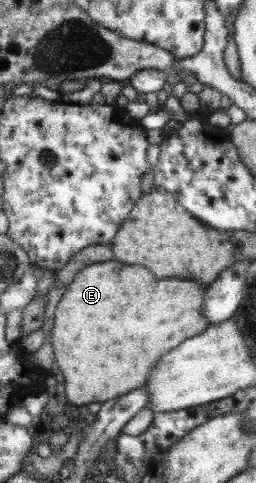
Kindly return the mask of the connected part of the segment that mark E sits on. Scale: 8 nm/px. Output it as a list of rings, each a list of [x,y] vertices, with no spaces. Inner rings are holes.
[[[117,261],[93,263],[93,265],[89,265],[89,267],[85,267],[83,271],[79,271],[75,274],[73,283],[67,285],[67,289],[64,289],[64,291],[65,293],[61,295],[54,310],[53,326],[50,330],[50,343],[55,363],[57,363],[57,369],[61,371],[61,375],[63,375],[61,386],[64,388],[65,399],[76,406],[90,405],[95,408],[104,401],[117,397],[117,395],[122,396],[129,393],[131,389],[135,389],[135,387],[141,387],[143,383],[146,383],[145,377],[147,377],[151,365],[153,365],[163,353],[167,353],[169,349],[177,347],[183,339],[201,333],[209,325],[209,321],[206,321],[205,316],[199,315],[199,311],[203,311],[203,307],[201,307],[201,303],[203,303],[203,291],[201,291],[195,283],[177,281],[177,279],[155,281],[155,277],[153,277],[145,267],[139,267],[139,265],[131,265],[131,267],[129,267],[129,265],[119,265]]]

